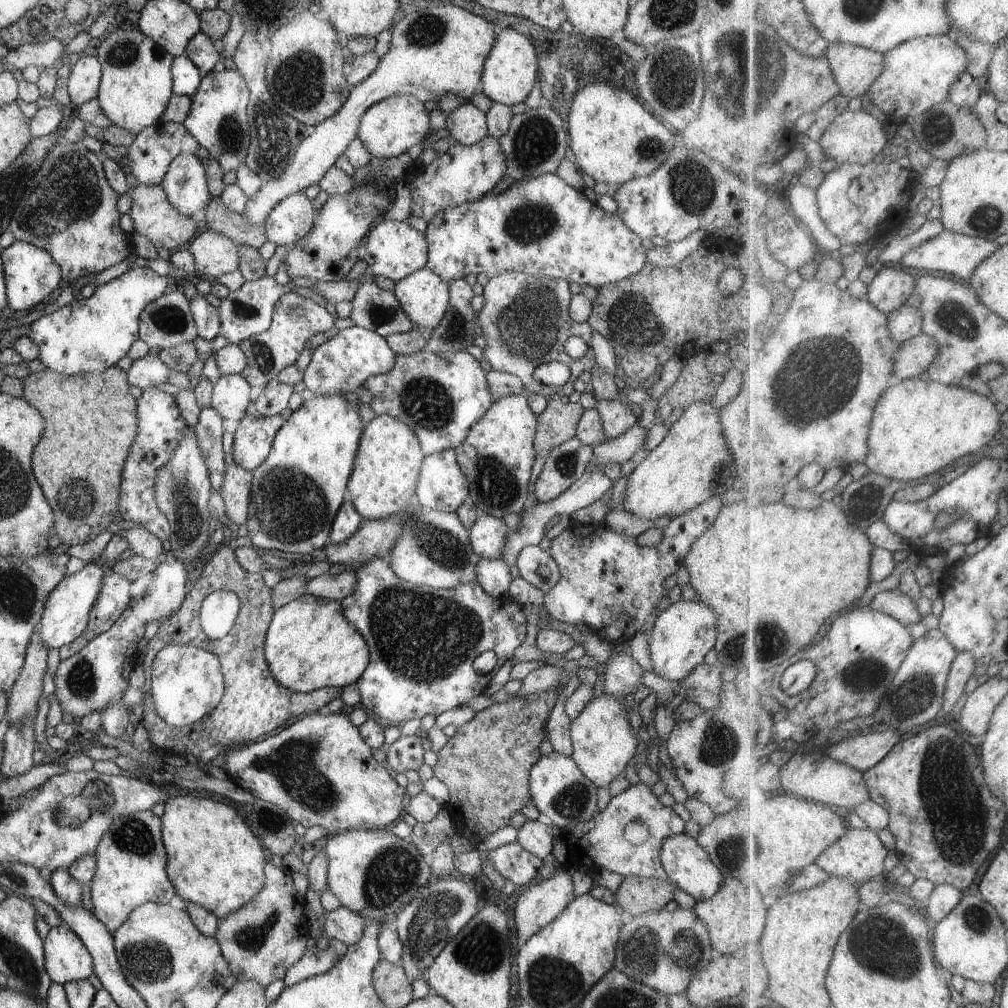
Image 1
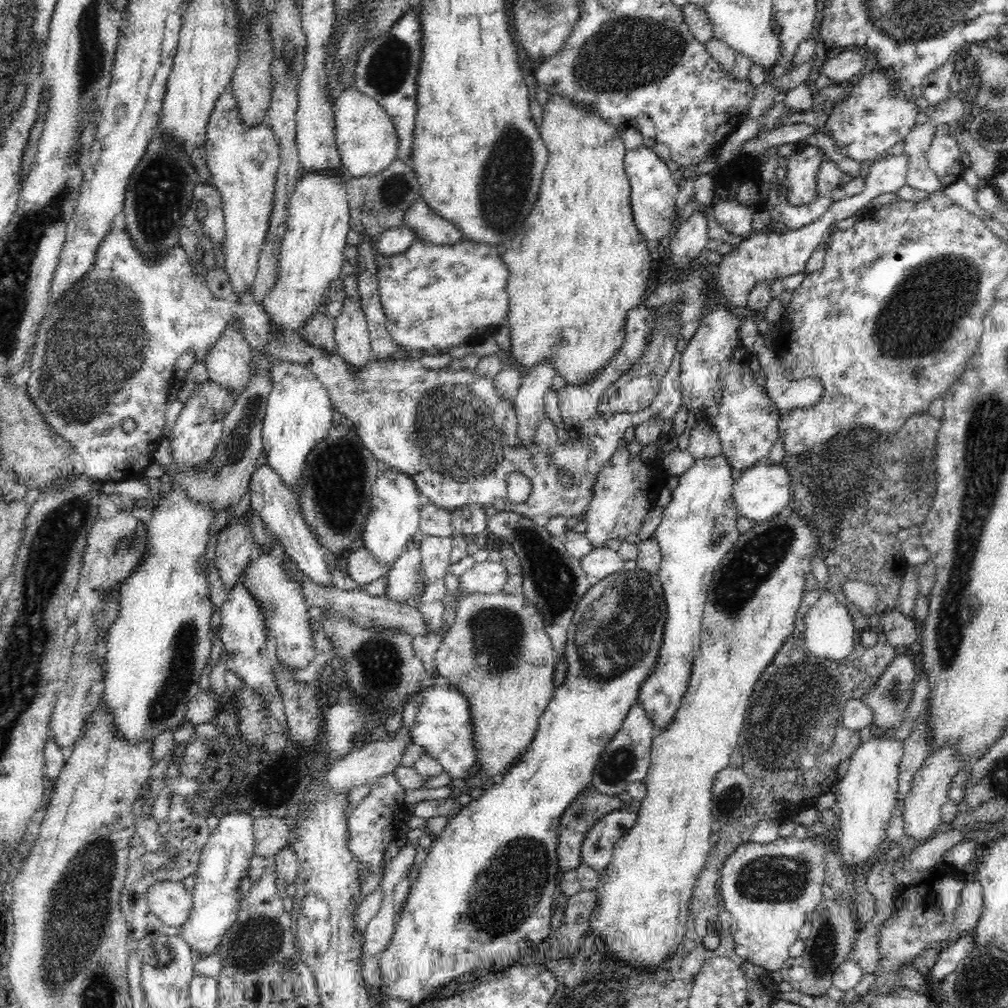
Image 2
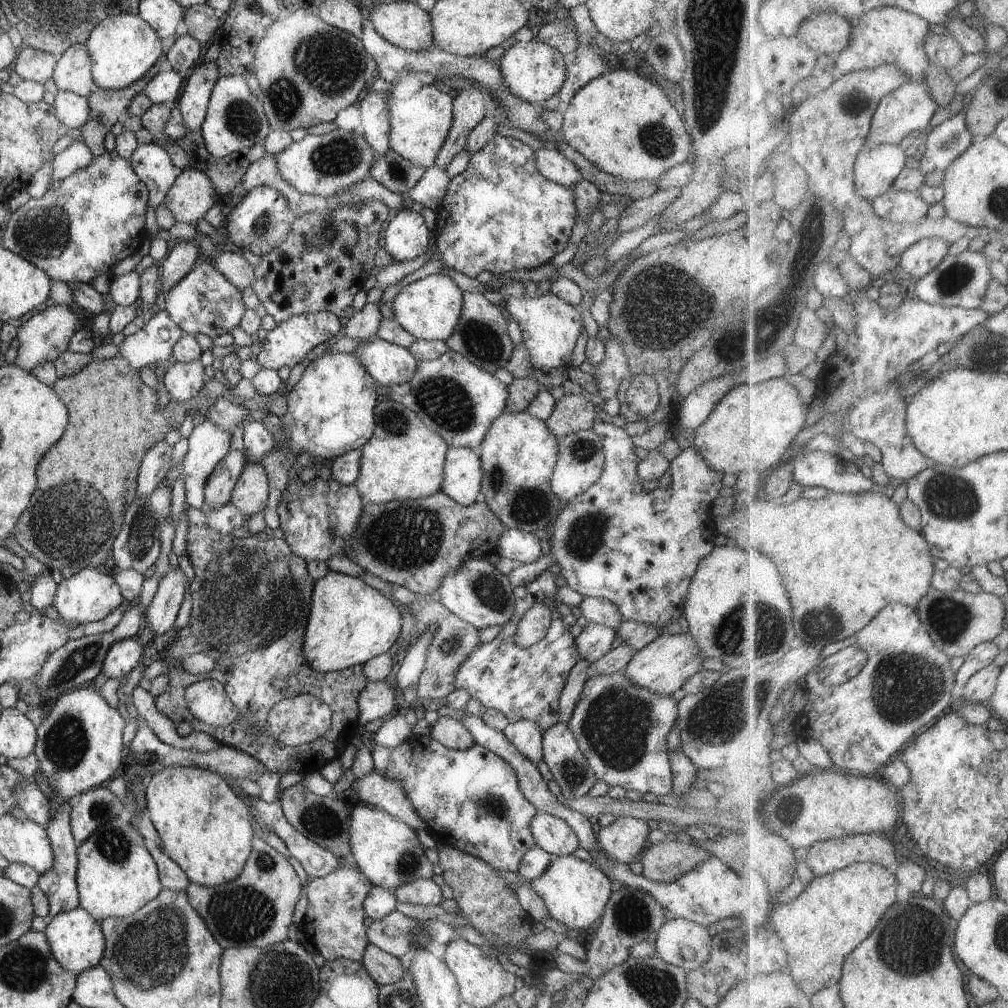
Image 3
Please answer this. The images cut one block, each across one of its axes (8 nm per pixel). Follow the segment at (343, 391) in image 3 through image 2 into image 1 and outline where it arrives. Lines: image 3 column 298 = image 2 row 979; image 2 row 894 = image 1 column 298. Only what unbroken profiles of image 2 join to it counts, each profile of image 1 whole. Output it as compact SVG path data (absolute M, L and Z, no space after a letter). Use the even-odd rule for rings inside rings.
M342 391L315 395L283 422L266 460L252 473L247 536L254 546L306 556L327 545L335 514L347 499L347 482L366 426L358 407Z

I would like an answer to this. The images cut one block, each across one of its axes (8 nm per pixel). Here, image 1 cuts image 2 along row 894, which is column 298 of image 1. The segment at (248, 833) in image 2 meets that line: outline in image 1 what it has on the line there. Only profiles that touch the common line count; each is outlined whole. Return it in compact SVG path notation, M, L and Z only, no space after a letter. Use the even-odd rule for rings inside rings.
M303 192L282 199L266 217L265 235L277 246L296 245L313 227L314 208Z

